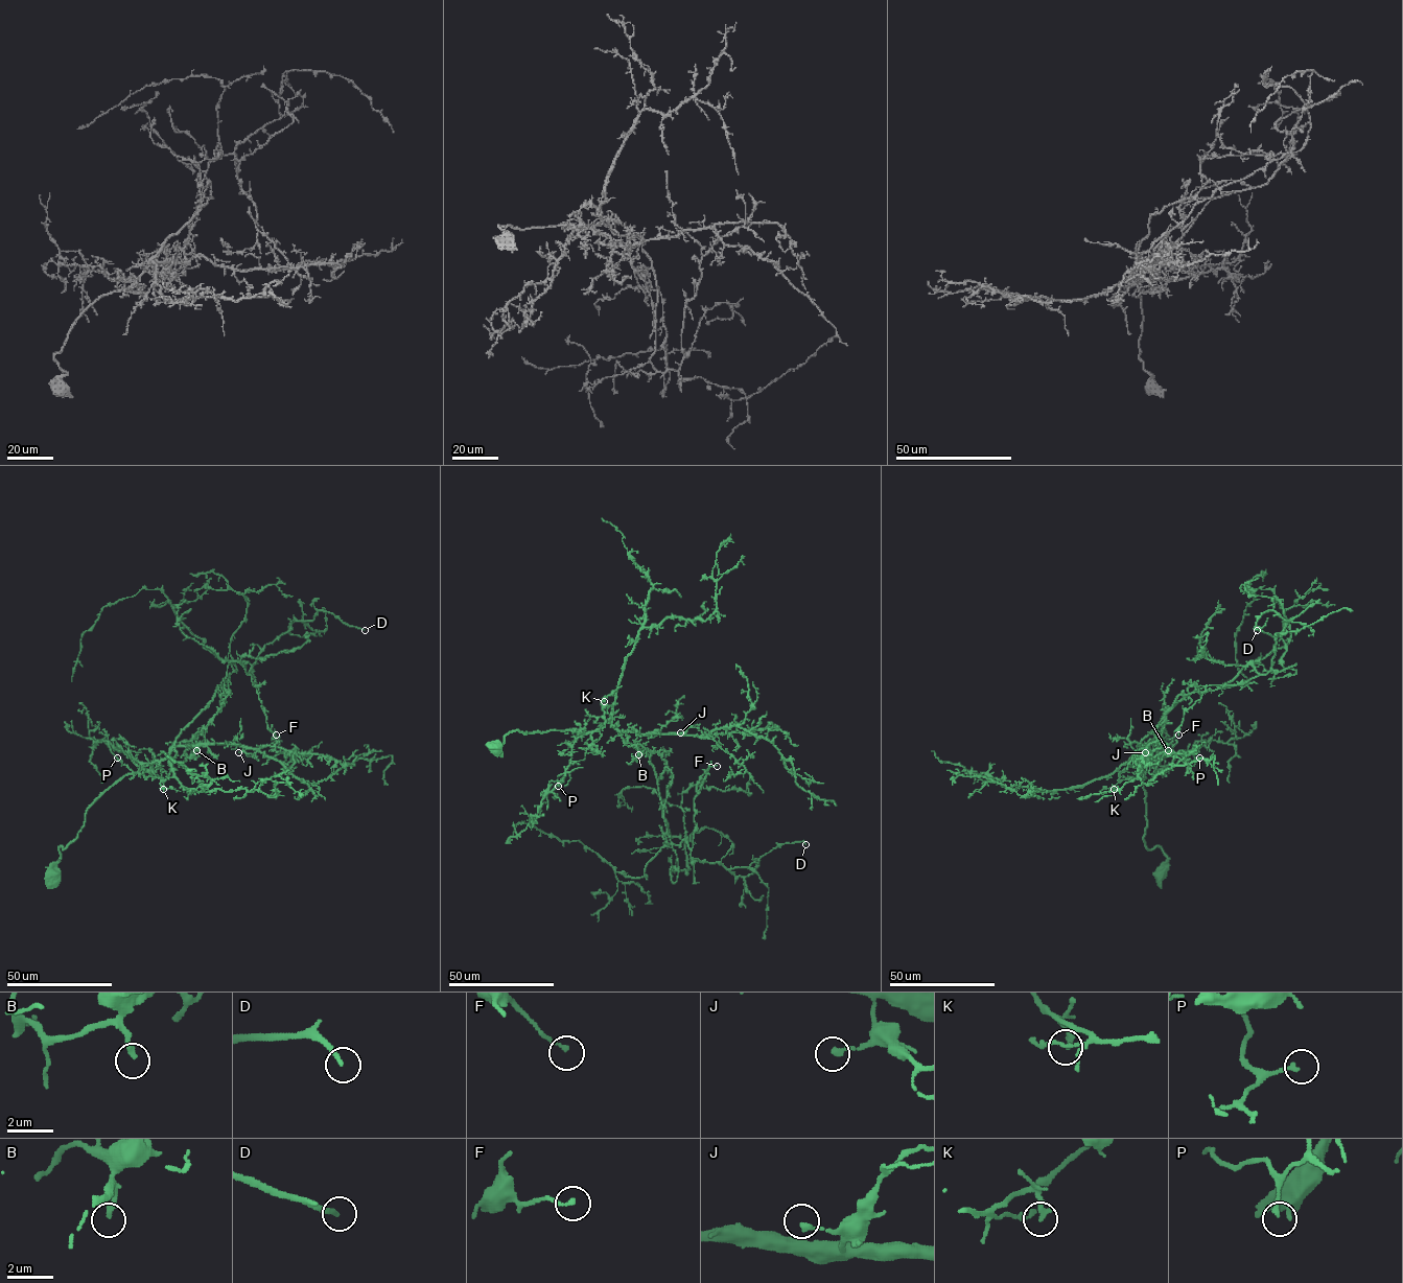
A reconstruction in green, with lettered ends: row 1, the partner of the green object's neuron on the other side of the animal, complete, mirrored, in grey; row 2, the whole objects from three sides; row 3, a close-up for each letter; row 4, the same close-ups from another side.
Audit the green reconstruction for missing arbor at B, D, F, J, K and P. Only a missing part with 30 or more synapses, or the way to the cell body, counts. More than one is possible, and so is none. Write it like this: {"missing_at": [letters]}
{"missing_at": ["B", "D"]}

